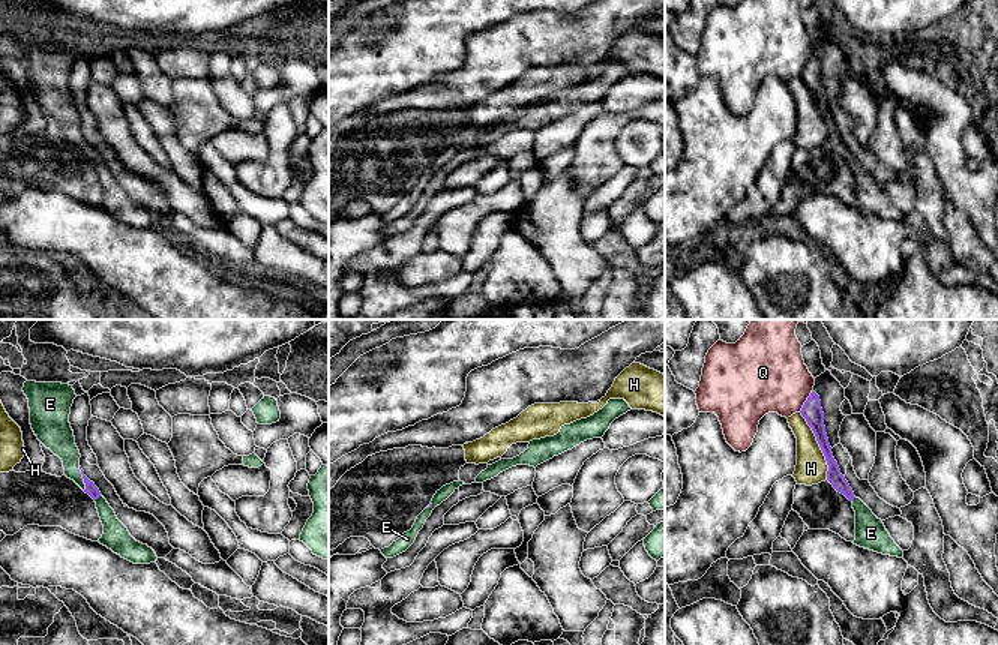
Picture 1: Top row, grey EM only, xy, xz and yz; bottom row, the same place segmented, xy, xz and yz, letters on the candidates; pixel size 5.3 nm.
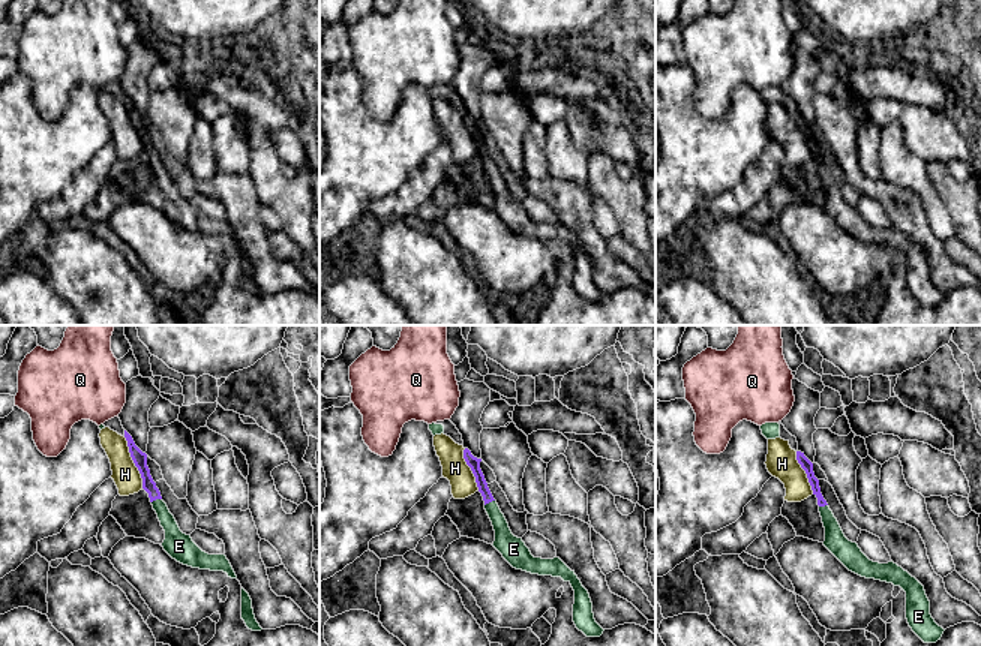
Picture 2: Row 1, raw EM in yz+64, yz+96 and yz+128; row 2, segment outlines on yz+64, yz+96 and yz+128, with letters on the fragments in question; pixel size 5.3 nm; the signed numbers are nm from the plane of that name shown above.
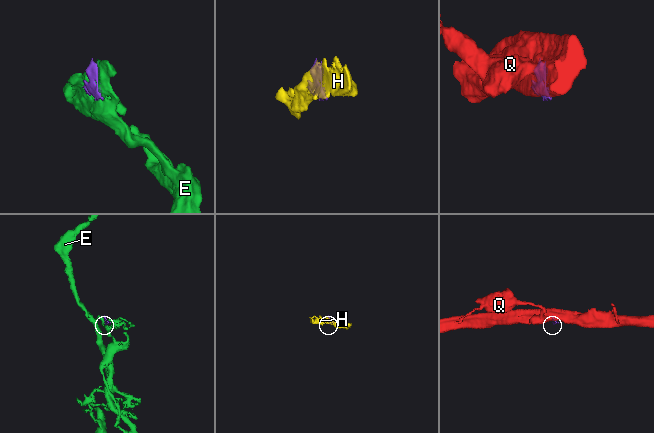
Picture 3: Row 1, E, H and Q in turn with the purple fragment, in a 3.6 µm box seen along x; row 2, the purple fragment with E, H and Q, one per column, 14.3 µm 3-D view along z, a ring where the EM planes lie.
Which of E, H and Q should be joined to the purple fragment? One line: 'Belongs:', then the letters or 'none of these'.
Belongs: E

